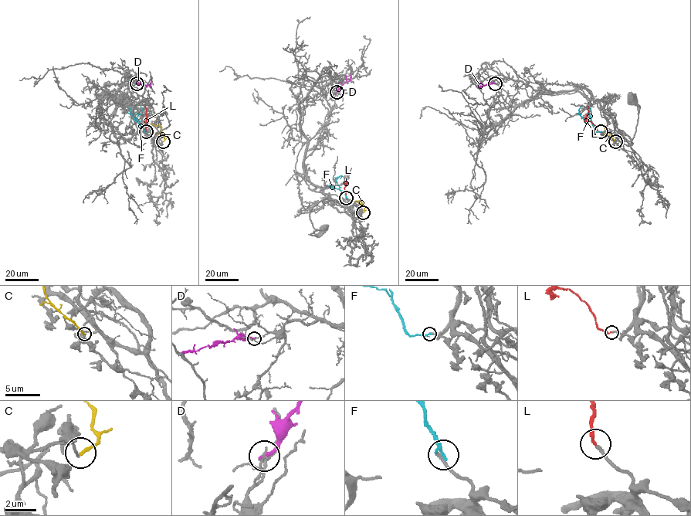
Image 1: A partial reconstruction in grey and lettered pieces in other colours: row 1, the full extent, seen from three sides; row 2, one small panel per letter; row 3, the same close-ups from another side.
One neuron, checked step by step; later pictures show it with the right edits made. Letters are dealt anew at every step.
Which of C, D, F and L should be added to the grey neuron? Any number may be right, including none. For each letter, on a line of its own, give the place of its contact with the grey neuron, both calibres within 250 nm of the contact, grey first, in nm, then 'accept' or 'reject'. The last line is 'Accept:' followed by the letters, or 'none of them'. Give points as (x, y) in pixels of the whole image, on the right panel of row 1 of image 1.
C: contact (615, 141); calibres 130 and 200 nm; reject
D: contact (495, 83); calibres 150 and 240 nm; reject
F: contact (601, 131); calibres 240 and 200 nm; reject
L: contact (601, 131); calibres 200 and 190 nm; accept
Accept: L

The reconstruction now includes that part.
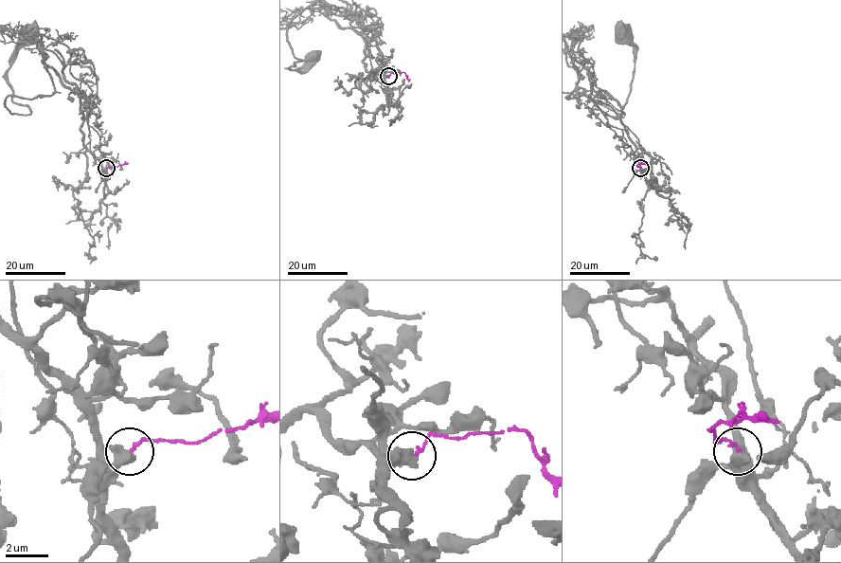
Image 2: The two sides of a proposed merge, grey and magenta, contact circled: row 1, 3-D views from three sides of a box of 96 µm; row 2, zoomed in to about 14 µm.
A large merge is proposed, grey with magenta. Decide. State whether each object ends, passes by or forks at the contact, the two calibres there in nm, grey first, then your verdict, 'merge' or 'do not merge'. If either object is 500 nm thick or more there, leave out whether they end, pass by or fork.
650 nm thick on the grey side, 140 nm on the other; do not merge

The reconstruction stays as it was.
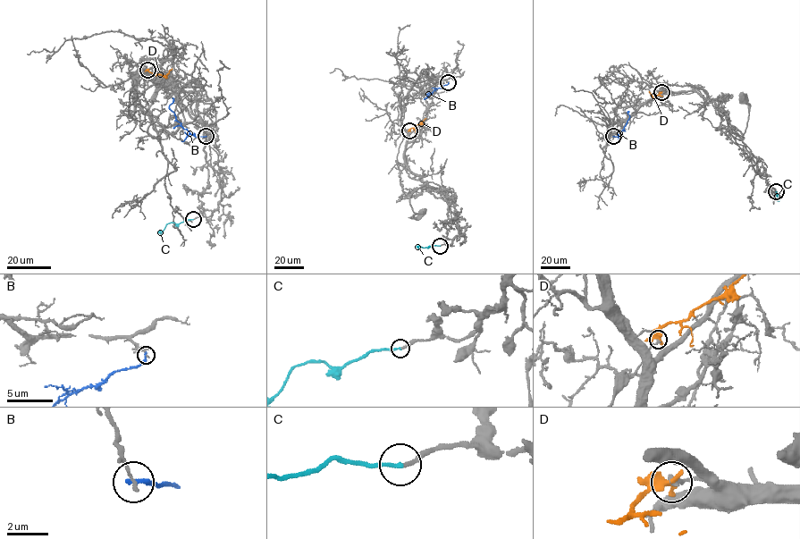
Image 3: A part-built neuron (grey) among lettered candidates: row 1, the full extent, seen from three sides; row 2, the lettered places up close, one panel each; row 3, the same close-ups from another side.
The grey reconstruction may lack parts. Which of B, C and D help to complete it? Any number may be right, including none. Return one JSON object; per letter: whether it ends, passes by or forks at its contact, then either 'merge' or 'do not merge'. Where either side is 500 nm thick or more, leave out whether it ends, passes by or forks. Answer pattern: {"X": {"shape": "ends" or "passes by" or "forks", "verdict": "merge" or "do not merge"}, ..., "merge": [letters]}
{"B": {"shape": "ends", "verdict": "do not merge"}, "C": {"shape": "ends", "verdict": "merge"}, "D": {"shape": "passes by", "verdict": "do not merge"}, "merge": ["C"]}

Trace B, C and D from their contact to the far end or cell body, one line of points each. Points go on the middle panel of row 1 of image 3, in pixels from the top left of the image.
B: (448, 82), (424, 99), (427, 98)
C: (440, 246), (416, 247)
D: (409, 130), (425, 118)

